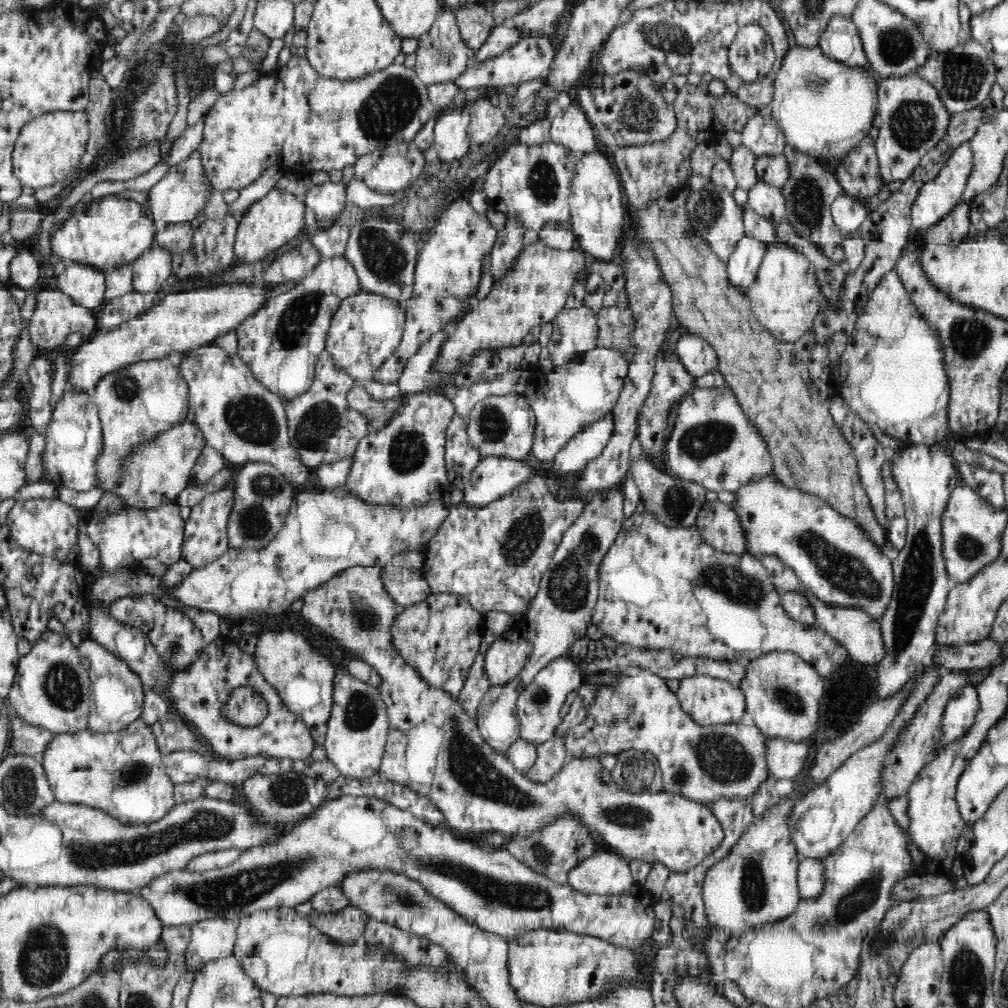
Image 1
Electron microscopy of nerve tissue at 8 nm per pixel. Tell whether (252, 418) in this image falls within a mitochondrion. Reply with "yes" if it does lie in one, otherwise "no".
yes

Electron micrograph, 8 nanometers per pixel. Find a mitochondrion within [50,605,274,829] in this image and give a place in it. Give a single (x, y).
(133, 773)

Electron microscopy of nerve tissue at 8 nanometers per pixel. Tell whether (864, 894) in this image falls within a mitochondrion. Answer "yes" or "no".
yes

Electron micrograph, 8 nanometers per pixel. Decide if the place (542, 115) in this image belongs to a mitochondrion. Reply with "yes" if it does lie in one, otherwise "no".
no

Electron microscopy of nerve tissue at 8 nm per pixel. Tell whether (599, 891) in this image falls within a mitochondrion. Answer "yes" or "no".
no

